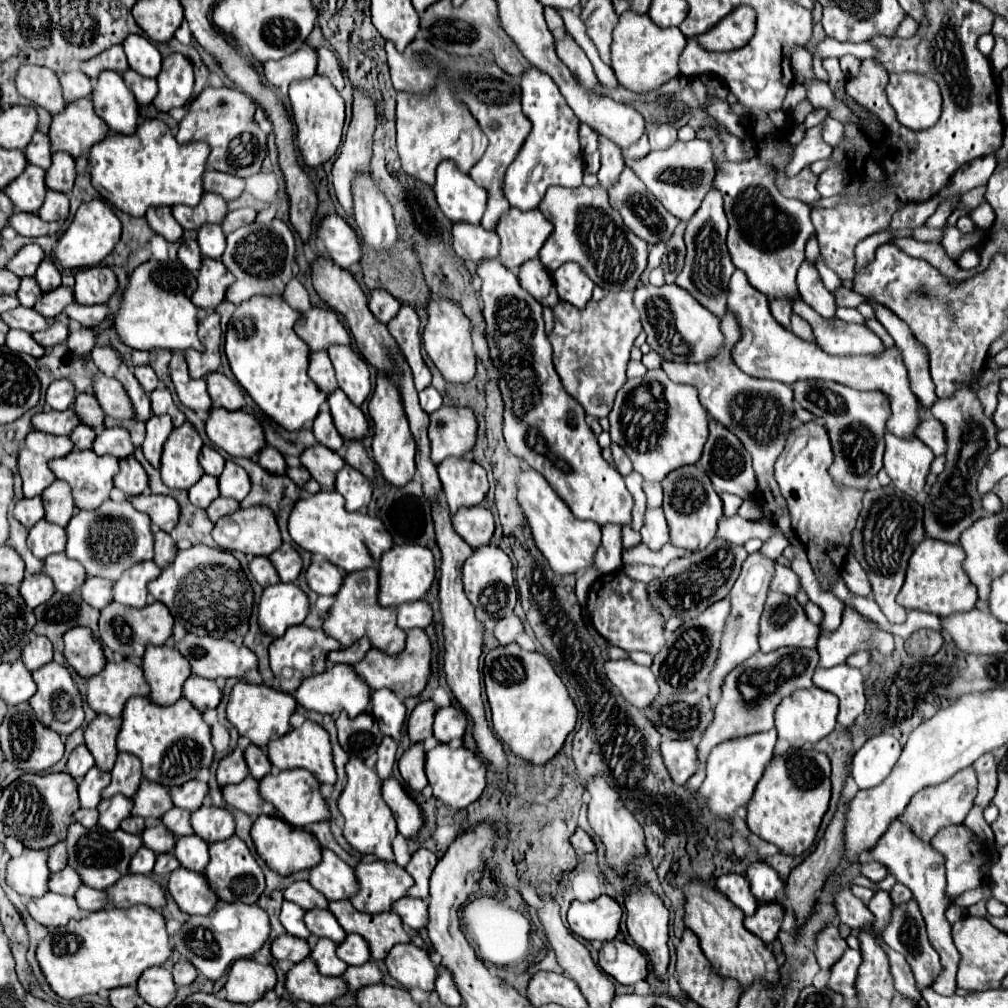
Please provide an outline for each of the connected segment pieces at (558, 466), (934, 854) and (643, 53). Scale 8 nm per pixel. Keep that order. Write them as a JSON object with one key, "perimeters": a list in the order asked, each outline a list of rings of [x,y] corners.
{"perimeters":[[[[498,259],[478,265],[482,279],[482,301],[490,355],[500,373],[504,397],[504,439],[516,457],[536,469],[576,519],[590,519],[598,525],[628,525],[634,499],[624,485],[624,477],[610,469],[602,457],[596,435],[584,421],[584,409],[570,399],[552,365],[552,347],[544,333],[542,305],[522,291],[516,275]]],[[[894,821],[888,831],[878,839],[876,847],[870,849],[870,857],[880,861],[888,867],[890,875],[894,875],[902,885],[906,885],[912,891],[912,899],[918,903],[922,917],[928,927],[930,943],[936,947],[942,971],[938,979],[934,981],[932,989],[940,995],[954,995],[956,993],[956,969],[958,969],[958,951],[952,941],[952,925],[946,919],[948,909],[948,895],[946,895],[946,869],[944,869],[944,857],[926,841],[922,841],[906,823]]],[[[626,11],[626,15],[620,15],[618,25],[614,29],[612,69],[622,87],[634,93],[650,93],[656,91],[666,81],[680,75],[678,57],[684,47],[686,47],[686,37],[680,33],[678,27],[660,29],[652,23],[648,15]]]]}

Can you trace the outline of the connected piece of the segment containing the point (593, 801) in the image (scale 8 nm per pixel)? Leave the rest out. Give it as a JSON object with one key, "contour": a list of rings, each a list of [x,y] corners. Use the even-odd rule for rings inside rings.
{"contour":[[[594,775],[594,777],[590,777],[586,781],[586,791],[590,793],[588,821],[590,821],[592,829],[602,837],[602,841],[606,845],[608,865],[612,865],[616,871],[622,873],[632,863],[632,857],[646,853],[646,847],[644,847],[644,831],[642,831],[640,823],[636,821],[636,817],[624,807],[624,803],[618,797],[616,789],[610,787],[600,775]]]}

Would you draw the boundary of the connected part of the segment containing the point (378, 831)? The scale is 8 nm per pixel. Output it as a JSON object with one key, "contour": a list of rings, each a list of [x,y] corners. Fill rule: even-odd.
{"contour":[[[350,757],[346,763],[346,787],[338,799],[338,807],[340,813],[344,815],[346,823],[344,823],[344,837],[348,839],[348,843],[358,849],[360,853],[372,853],[374,857],[382,859],[382,861],[392,861],[392,839],[396,837],[396,821],[392,811],[386,807],[382,795],[380,795],[380,785],[382,781],[378,779],[376,771],[366,767],[366,763],[362,759]]]}

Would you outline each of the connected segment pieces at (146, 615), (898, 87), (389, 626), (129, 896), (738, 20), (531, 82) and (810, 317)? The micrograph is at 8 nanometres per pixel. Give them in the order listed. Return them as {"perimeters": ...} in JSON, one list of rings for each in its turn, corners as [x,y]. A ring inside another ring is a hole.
{"perimeters":[[[[160,601],[146,605],[144,609],[126,607],[120,603],[110,603],[100,613],[100,637],[102,641],[112,649],[122,653],[124,657],[142,657],[148,643],[152,645],[164,645],[174,629],[174,617],[170,615],[168,607]]],[[[892,73],[890,83],[886,85],[886,97],[896,111],[898,123],[906,129],[922,131],[940,119],[940,89],[924,75]]],[[[372,567],[348,573],[344,577],[344,583],[336,595],[336,603],[330,609],[330,617],[322,627],[330,637],[340,641],[342,647],[356,643],[360,637],[368,637],[372,647],[388,655],[396,655],[406,647],[406,631],[396,625],[396,609],[386,609],[378,603],[378,569]]],[[[126,875],[114,887],[108,887],[108,897],[114,907],[132,907],[144,903],[152,909],[166,907],[166,893],[160,883],[148,875]]],[[[742,5],[728,13],[724,19],[720,19],[710,31],[696,35],[700,47],[706,51],[730,51],[744,47],[750,37],[754,35],[754,23],[756,15],[750,7]]],[[[530,67],[522,73],[522,111],[532,121],[532,131],[522,145],[518,157],[510,163],[504,177],[504,195],[512,207],[522,211],[536,209],[544,197],[544,191],[552,185],[562,187],[578,187],[582,183],[584,159],[578,141],[580,121],[570,111],[566,99],[562,97],[556,83],[540,71],[538,67]]],[[[794,297],[792,311],[812,325],[816,343],[830,355],[882,355],[886,349],[866,325],[852,325],[840,319],[838,323],[828,323],[800,297]]]]}

